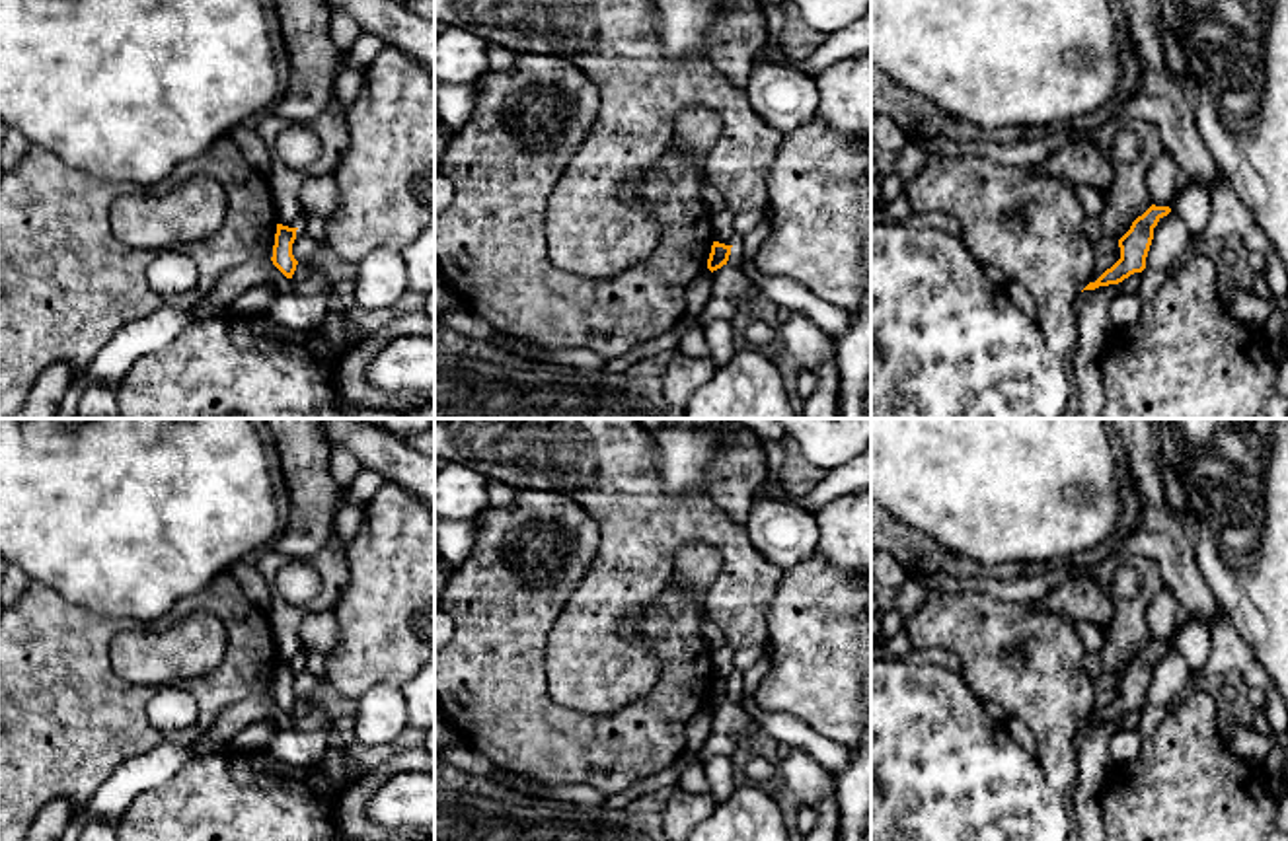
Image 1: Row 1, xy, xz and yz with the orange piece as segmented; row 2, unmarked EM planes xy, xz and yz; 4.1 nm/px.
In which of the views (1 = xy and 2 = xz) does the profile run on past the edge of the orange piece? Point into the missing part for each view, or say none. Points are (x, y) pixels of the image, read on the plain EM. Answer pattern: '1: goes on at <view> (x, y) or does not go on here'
1: does not go on here
2: does not go on here

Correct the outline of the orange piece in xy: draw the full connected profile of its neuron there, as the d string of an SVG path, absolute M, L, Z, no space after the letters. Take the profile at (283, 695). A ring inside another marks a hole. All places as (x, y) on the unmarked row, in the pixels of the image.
M277 660L271 697L286 714L292 714L296 701L298 701L298 697L292 691L292 679L296 676L296 666L298 664Z

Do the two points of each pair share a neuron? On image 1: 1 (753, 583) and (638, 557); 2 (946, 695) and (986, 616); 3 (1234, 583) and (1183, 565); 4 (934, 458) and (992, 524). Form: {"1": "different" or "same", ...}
{"1": "same", "2": "different", "3": "different", "4": "same"}

